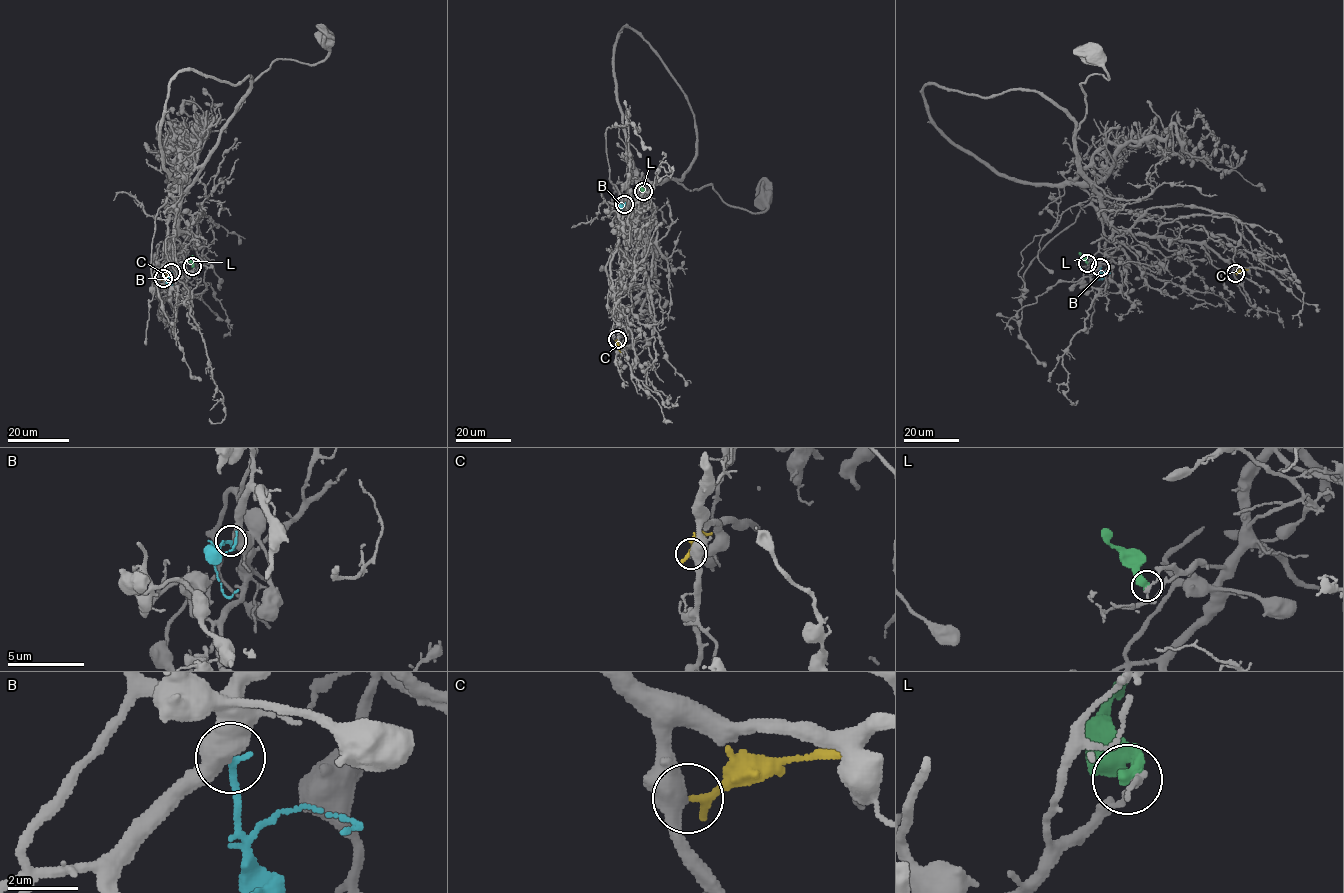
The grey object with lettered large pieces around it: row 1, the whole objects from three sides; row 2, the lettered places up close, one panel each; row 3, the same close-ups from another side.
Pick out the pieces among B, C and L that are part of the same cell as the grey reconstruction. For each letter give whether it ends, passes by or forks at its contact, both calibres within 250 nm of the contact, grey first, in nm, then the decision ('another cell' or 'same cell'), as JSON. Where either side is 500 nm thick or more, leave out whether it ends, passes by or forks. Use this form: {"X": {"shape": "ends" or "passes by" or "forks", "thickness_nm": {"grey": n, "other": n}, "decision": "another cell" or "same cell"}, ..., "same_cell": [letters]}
{"B": {"thickness_nm": {"grey": 500, "other": 200}, "decision": "same cell"}, "C": {"shape": "ends", "thickness_nm": {"grey": 480, "other": 240}, "decision": "another cell"}, "L": {"shape": "ends", "thickness_nm": {"grey": 130, "other": 400}, "decision": "another cell"}, "same_cell": ["B"]}

